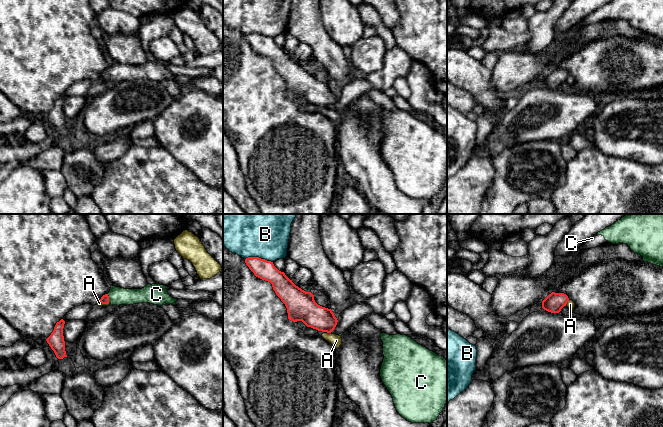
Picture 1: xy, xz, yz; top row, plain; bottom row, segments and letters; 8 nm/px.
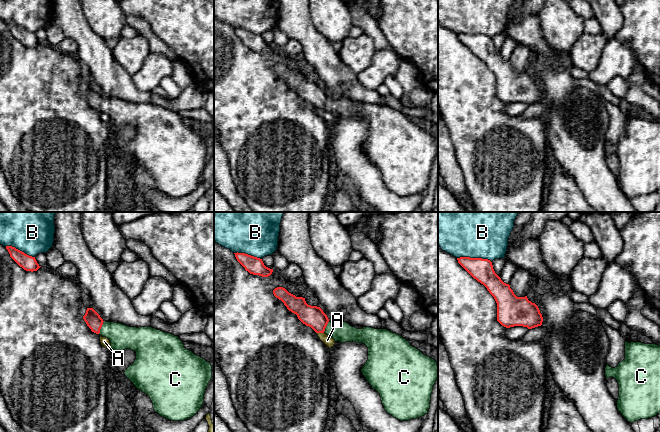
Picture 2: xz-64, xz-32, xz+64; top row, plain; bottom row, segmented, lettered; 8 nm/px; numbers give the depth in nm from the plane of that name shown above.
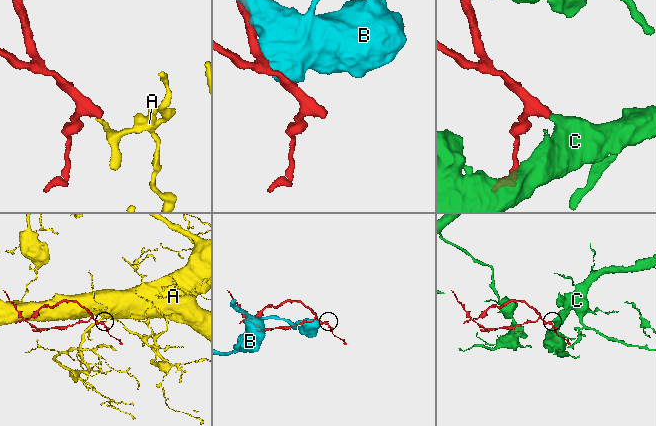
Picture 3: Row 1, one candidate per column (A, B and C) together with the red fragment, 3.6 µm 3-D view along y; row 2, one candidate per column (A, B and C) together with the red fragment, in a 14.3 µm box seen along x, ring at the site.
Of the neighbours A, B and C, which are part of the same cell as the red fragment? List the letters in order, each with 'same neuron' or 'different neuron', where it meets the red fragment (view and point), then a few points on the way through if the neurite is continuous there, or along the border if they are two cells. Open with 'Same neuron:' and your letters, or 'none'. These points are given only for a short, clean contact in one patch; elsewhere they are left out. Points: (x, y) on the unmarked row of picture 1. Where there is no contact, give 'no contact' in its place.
Same neuron: C
A: different neuron; meets red in yz at (566, 79); border along yz (569, 76), (565, 81)
B: different neuron; meets red in xz at (258, 33)
C: same neuron; meets red in xy at (108, 74); runs through xy (104, 75), (108, 74), (118, 72)

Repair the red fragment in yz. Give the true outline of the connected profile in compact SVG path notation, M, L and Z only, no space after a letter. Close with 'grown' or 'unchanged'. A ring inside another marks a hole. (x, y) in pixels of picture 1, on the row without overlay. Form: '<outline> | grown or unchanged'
M552 68L542 77L542 84L551 89L559 89L568 77L566 70Z | unchanged

